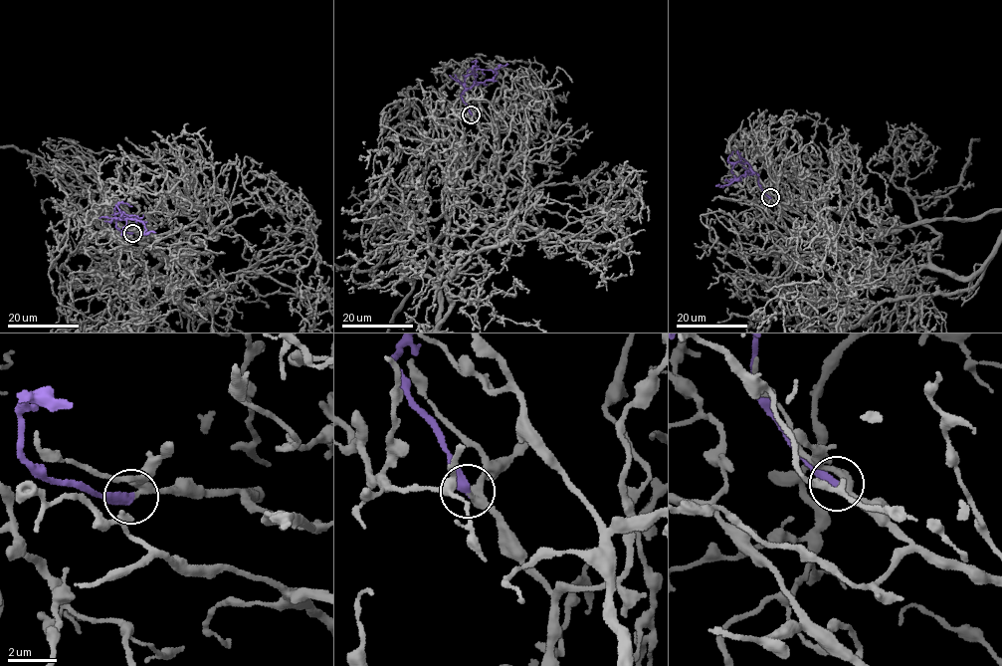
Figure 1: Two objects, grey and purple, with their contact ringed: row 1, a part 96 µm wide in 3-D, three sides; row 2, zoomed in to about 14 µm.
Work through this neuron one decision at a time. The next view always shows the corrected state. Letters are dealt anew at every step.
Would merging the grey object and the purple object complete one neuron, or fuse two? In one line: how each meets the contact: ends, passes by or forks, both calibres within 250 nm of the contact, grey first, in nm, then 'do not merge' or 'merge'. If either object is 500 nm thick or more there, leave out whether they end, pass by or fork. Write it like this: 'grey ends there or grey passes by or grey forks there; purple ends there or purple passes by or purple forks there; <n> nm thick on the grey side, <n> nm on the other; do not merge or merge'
grey passes by; purple ends there; 280 nm thick on the grey side, 440 nm on the other; merge

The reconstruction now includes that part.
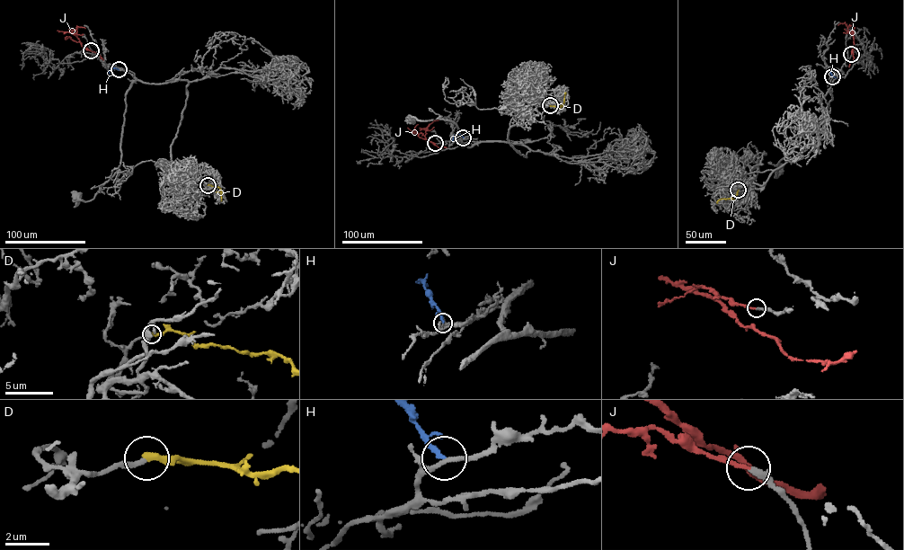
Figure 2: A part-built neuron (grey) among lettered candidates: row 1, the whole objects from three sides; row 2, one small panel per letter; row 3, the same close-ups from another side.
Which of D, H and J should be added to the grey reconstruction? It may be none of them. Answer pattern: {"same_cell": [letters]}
{"same_cell": ["D", "J"]}

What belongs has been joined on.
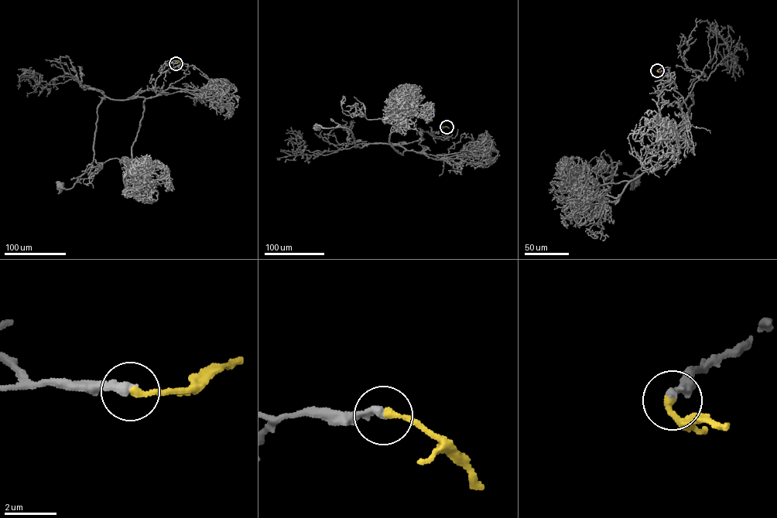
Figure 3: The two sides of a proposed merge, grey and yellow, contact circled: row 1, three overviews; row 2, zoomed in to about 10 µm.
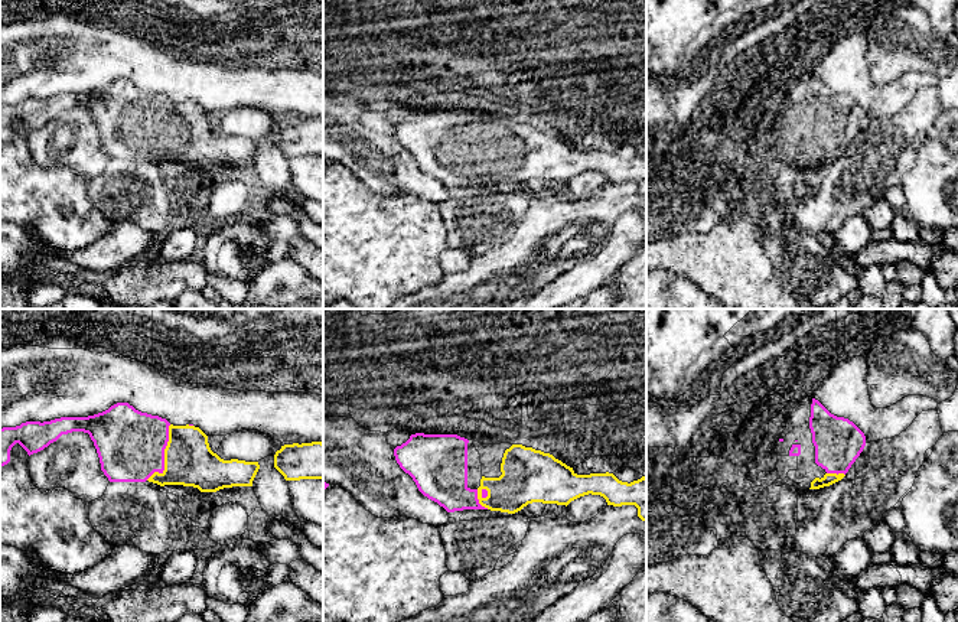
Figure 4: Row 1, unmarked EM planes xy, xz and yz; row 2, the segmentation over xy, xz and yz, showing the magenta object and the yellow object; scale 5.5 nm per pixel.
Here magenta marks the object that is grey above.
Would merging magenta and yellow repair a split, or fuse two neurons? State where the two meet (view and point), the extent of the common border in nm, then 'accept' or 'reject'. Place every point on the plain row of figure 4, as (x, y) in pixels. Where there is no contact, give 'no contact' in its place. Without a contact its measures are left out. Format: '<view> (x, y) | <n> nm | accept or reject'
xy (163, 133) | 340 nm | accept

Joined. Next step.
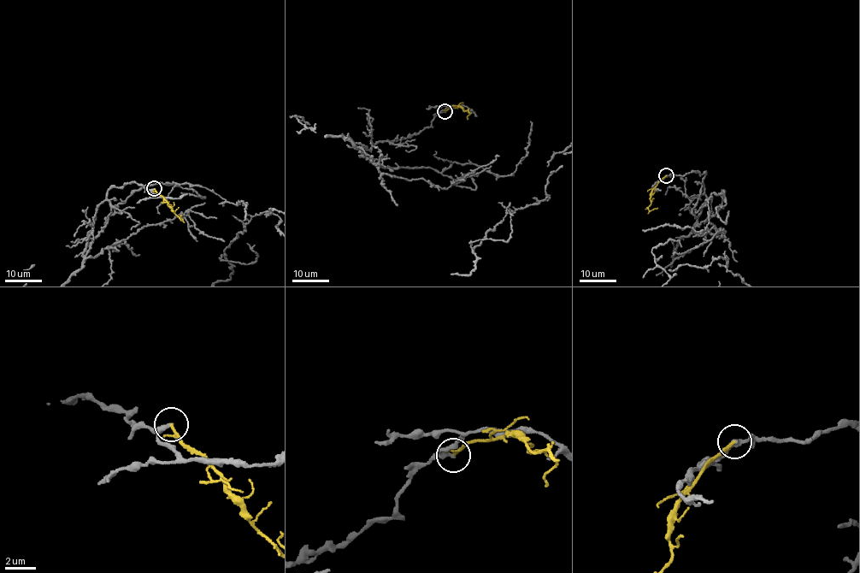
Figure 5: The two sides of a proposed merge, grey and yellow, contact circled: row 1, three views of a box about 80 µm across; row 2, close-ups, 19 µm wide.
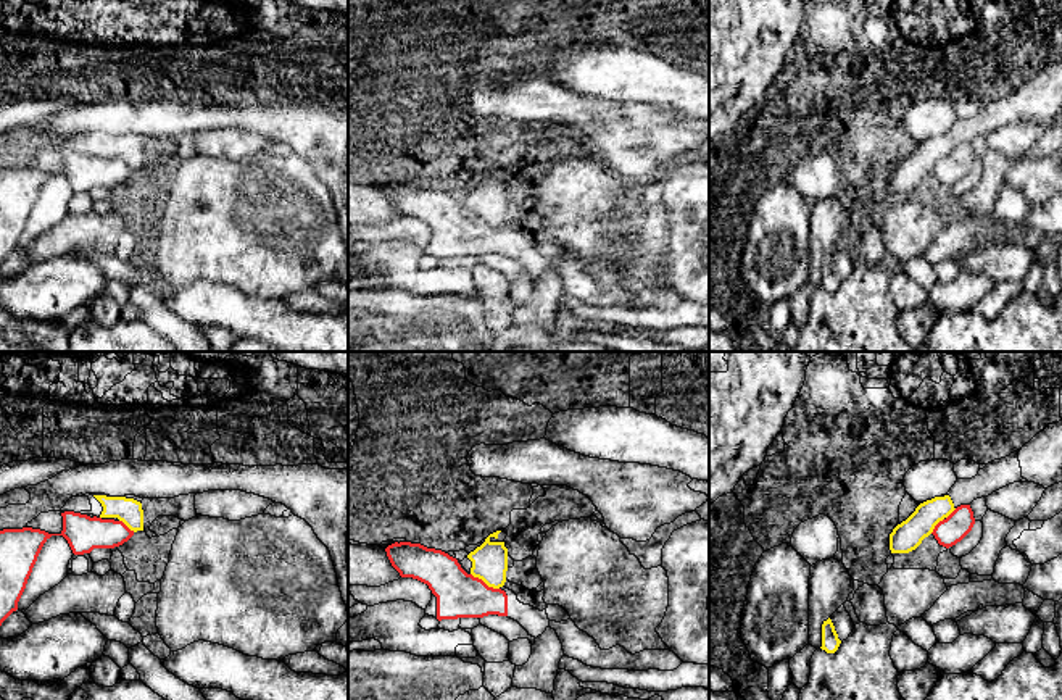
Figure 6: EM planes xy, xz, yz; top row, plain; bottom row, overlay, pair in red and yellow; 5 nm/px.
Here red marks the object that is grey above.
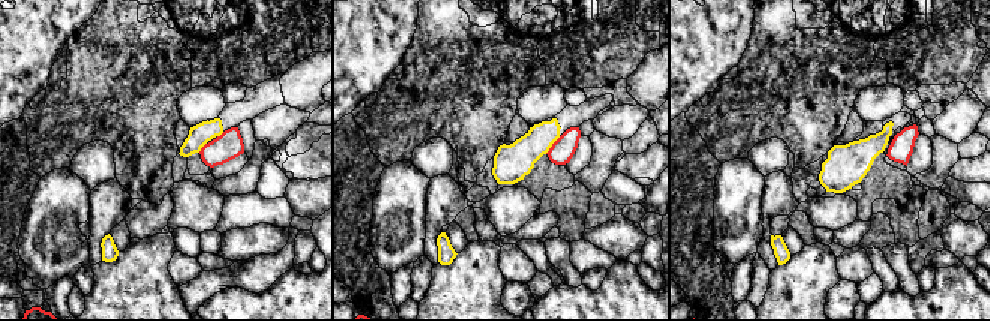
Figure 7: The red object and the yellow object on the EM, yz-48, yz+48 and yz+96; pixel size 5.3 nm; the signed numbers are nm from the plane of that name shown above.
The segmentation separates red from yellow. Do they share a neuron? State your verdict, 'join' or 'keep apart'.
keep apart

